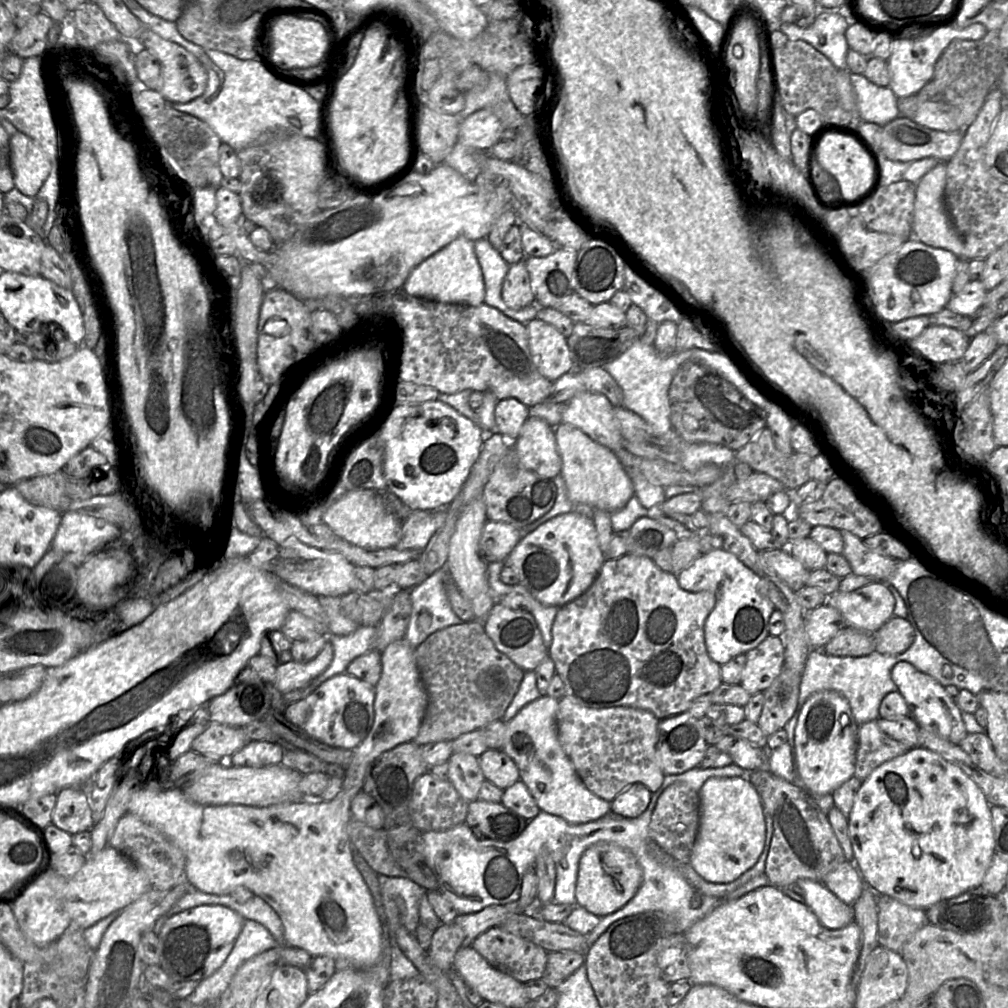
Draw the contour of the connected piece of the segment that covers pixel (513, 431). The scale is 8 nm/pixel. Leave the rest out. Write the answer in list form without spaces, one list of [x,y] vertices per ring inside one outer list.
[[[515,398],[499,400],[495,407],[495,430],[509,441],[515,441],[528,419],[526,406]]]

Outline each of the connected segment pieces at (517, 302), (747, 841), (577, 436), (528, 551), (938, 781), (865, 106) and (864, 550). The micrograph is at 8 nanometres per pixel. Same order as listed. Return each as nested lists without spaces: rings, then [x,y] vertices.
[[[524,260],[509,266],[501,296],[506,305],[515,310],[535,303],[535,294]]]
[[[711,777],[700,790],[700,822],[690,863],[712,883],[730,883],[758,860],[765,843],[762,802],[754,786],[744,777]]]
[[[558,424],[555,434],[562,460],[561,473],[571,501],[609,513],[623,508],[634,496],[634,488],[617,456],[609,448],[594,441],[583,430],[571,424]]]
[[[572,511],[544,522],[529,534],[525,534],[506,560],[513,568],[519,583],[545,605],[561,607],[585,593],[598,577],[606,555],[601,551],[594,521],[581,513]]]
[[[924,747],[911,748],[906,753],[877,767],[861,784],[848,819],[849,836],[858,868],[866,886],[878,895],[890,896],[899,902],[925,910],[943,899],[956,897],[968,890],[979,888],[995,854],[995,837],[991,807],[982,790],[957,766],[936,752]]]
[[[851,73],[850,77],[860,120],[883,127],[899,117],[897,97],[889,87],[877,86],[862,74]]]
[[[840,530],[843,538],[842,555],[852,573],[875,581],[886,581],[896,568],[897,561],[868,548],[862,539],[847,530]]]

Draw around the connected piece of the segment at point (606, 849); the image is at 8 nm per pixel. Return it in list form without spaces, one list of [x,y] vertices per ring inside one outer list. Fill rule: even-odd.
[[[597,843],[589,847],[580,858],[575,892],[576,905],[603,917],[629,902],[642,882],[642,868],[629,850],[614,843]]]

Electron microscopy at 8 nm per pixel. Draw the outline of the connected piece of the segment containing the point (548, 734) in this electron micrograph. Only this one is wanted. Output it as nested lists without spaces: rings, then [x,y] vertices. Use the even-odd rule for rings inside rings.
[[[548,694],[542,695],[506,722],[502,751],[516,763],[520,780],[526,784],[542,812],[560,816],[573,824],[597,821],[611,812],[611,803],[584,785],[563,750],[557,733],[558,701]]]

